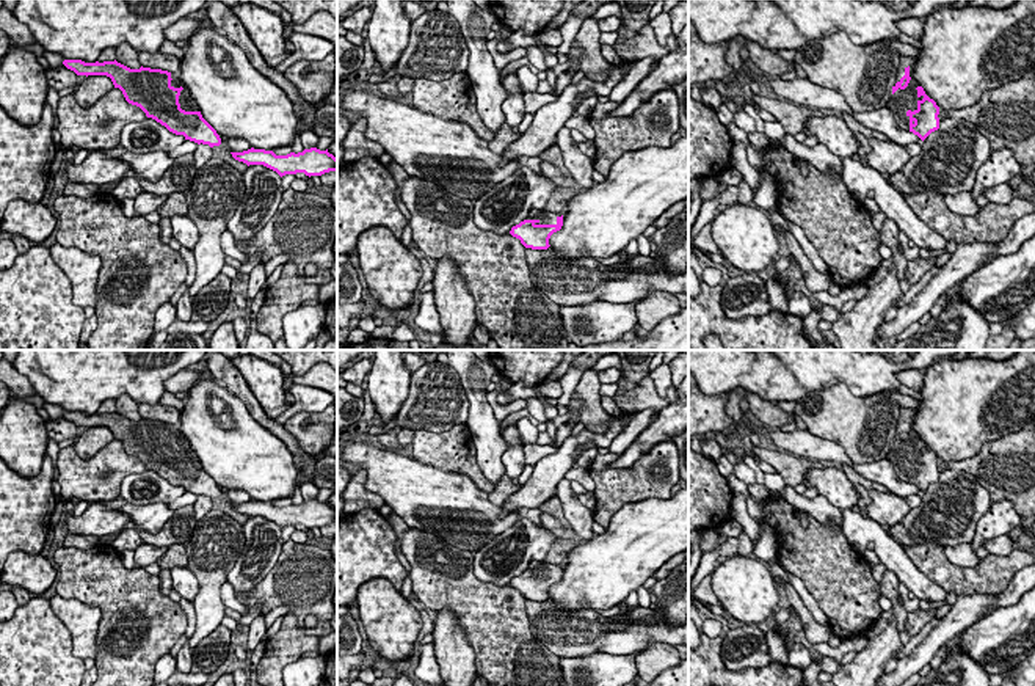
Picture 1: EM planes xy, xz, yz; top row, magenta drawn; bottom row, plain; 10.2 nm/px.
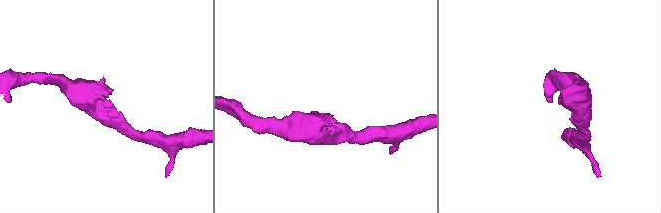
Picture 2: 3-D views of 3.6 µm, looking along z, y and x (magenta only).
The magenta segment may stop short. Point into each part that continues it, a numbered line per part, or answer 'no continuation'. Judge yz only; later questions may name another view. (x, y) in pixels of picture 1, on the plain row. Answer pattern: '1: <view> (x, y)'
no continuation

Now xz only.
no continuation

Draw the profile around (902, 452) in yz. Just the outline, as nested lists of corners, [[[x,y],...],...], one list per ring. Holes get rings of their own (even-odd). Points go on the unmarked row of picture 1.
[[[837,383],[828,389],[809,391],[797,400],[794,414],[803,419],[811,435],[837,443],[855,465],[888,458],[903,482],[910,482],[906,463],[917,462],[917,454],[924,451],[917,447],[919,435],[911,425],[911,411],[894,402],[889,391],[855,397],[845,383]],[[906,419],[911,432],[905,441],[899,440],[894,444],[892,440],[905,427]]]

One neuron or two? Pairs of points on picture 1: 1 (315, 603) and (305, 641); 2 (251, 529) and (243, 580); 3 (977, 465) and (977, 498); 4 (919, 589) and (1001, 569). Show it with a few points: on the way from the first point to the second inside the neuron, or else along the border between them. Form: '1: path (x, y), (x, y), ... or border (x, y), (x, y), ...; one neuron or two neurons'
1: border (287, 613), (295, 617), (300, 628), (319, 638); two neurons
2: path (253, 542), (251, 567); one neuron
3: border (943, 468), (969, 473), (987, 490), (991, 501); two neurons
4: border (910, 559), (946, 594); two neurons

